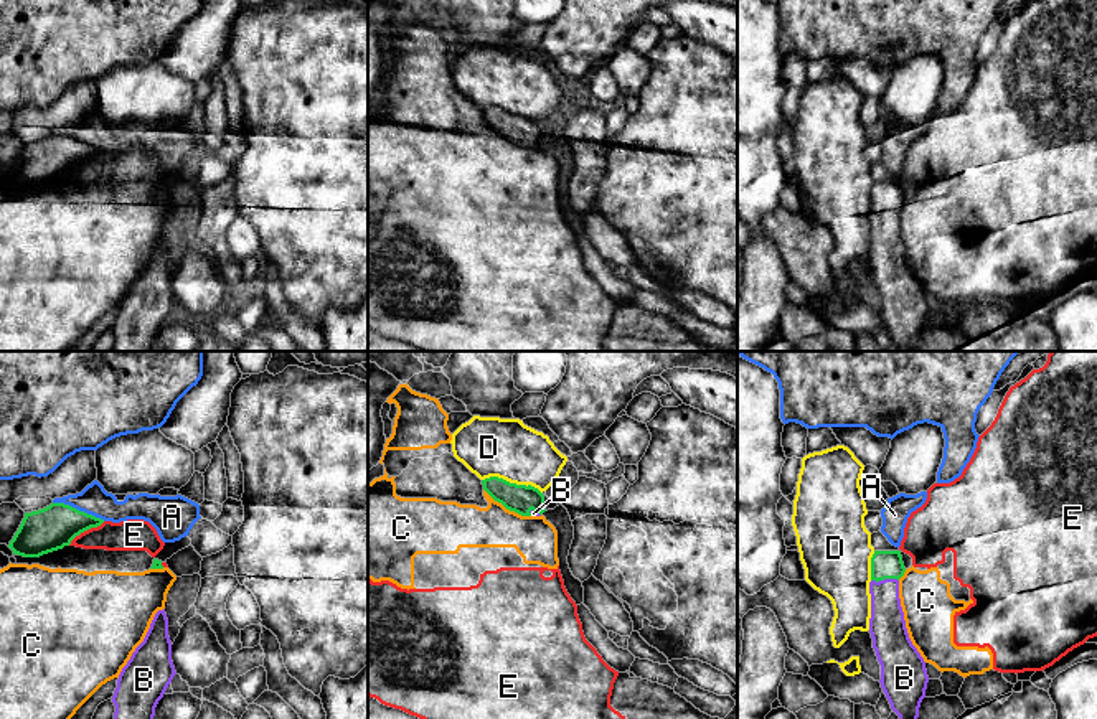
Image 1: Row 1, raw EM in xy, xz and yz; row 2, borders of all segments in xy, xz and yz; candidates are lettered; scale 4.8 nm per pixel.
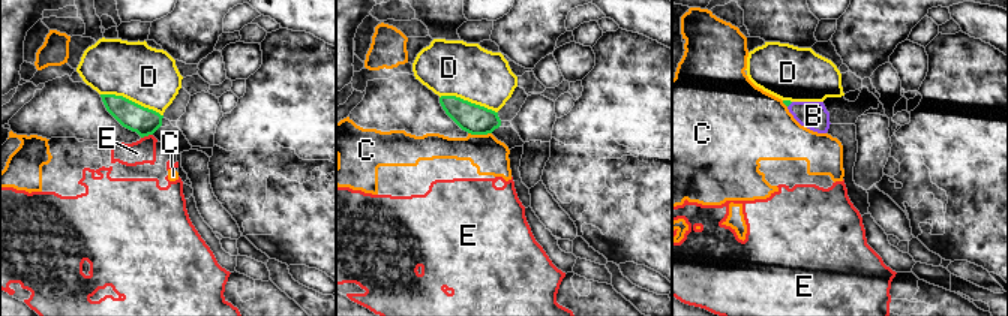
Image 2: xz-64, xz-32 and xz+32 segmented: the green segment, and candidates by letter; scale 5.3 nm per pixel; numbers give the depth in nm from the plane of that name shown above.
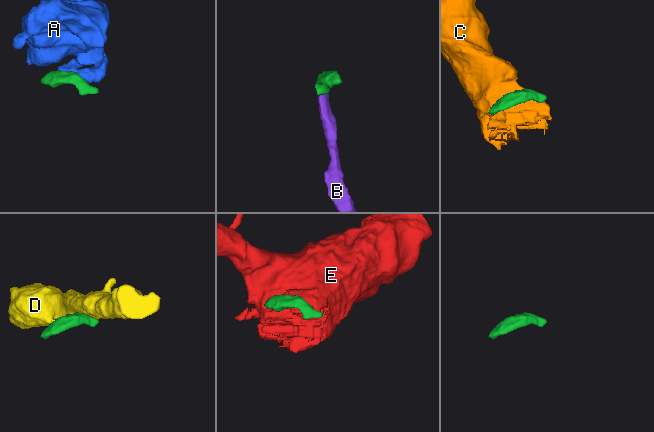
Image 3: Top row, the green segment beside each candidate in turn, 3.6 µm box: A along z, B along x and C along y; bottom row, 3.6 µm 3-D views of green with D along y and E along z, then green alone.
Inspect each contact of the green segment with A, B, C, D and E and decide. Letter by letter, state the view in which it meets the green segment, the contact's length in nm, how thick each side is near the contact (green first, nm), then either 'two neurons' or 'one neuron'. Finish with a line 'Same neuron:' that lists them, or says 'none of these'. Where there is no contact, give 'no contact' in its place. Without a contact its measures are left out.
A: meets green in xy; contact 280 nm long; 220 nm thick on the green side, 150 nm on the other; two neurons
B: meets green in yz; contact 140 nm long; 140 nm thick on the green side, 180 nm on the other; one neuron
C: meets green in xz; contact 280 nm long; 140 nm thick on the green side, 220 nm on the other; two neurons
D: meets green in xz; contact 300 nm long; 140 nm thick on the green side, 280 nm on the other; two neurons
E: meets green in xy; contact 220 nm long; 220 nm thick on the green side, 160 nm on the other; two neurons
Same neuron: B

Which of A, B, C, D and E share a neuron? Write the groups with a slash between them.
A / B / C E / D

